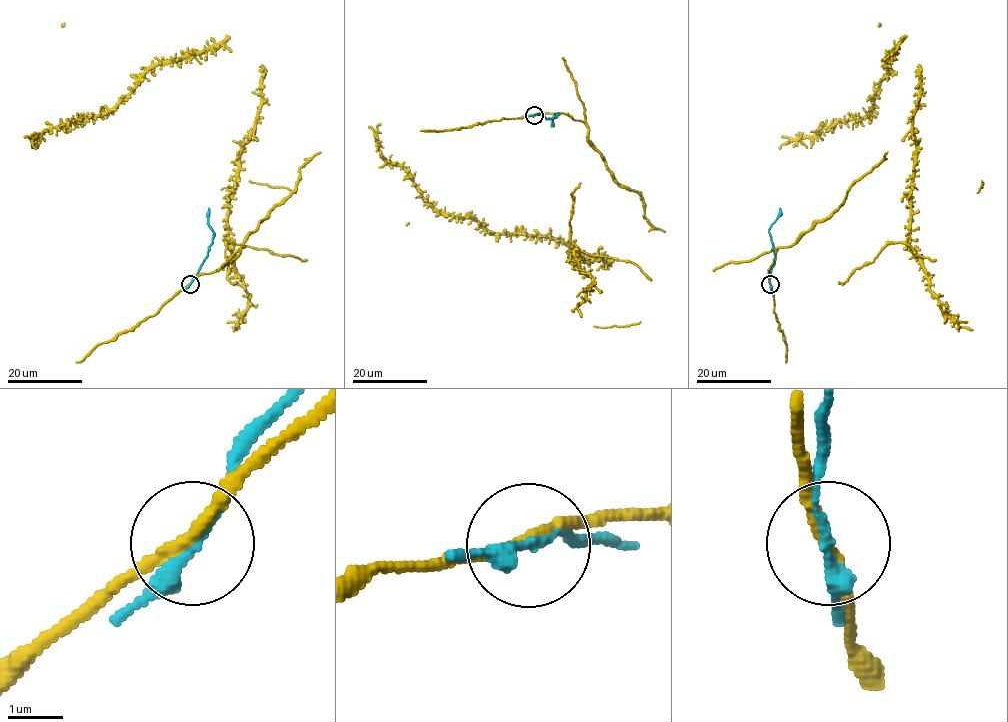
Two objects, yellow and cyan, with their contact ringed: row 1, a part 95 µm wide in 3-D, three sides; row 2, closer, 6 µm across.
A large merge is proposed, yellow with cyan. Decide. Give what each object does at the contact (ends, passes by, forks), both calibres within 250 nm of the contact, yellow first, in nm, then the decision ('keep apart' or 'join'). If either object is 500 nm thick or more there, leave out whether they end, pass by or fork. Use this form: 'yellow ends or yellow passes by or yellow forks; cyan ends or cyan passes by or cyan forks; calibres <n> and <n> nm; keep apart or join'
yellow passes by; cyan passes by; calibres 200 and 240 nm; keep apart

